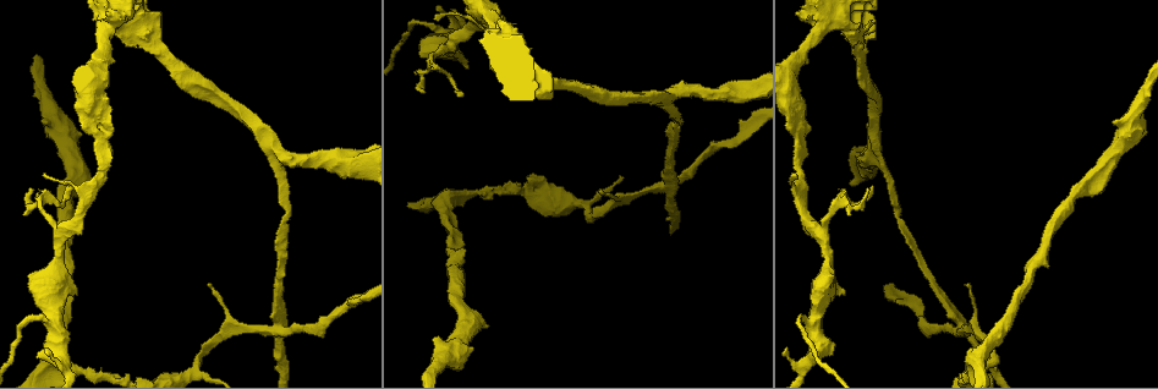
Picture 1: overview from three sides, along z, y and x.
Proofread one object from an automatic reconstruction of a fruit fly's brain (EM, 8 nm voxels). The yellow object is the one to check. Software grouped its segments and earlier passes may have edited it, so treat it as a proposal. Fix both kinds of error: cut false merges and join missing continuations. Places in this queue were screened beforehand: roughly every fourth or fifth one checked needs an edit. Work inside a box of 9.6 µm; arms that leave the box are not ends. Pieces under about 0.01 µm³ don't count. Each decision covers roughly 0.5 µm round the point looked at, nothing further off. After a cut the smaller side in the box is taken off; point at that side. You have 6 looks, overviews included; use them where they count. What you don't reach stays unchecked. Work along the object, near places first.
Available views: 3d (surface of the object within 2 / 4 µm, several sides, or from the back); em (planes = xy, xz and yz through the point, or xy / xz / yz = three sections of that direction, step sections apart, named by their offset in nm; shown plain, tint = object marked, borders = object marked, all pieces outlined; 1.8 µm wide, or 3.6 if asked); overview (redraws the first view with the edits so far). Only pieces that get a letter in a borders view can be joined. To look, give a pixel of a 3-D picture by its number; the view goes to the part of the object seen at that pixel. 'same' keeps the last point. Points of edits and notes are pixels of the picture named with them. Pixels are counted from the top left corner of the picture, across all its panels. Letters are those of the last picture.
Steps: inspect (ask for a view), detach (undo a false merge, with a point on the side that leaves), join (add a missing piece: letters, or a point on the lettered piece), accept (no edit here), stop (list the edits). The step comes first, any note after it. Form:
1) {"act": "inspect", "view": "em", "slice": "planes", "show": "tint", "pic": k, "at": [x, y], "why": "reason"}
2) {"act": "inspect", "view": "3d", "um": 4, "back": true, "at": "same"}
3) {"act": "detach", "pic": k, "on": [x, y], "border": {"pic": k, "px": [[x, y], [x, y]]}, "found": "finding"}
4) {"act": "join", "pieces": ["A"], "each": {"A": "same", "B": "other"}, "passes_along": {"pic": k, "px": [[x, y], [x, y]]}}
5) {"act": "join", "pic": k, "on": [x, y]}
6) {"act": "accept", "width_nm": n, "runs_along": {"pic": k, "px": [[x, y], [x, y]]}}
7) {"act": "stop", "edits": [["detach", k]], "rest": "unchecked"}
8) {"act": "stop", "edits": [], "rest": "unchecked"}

{"act": "inspect", "view": "3d", "um": 4, "pic": 1, "at": [667, 100], "why": "branch point"}

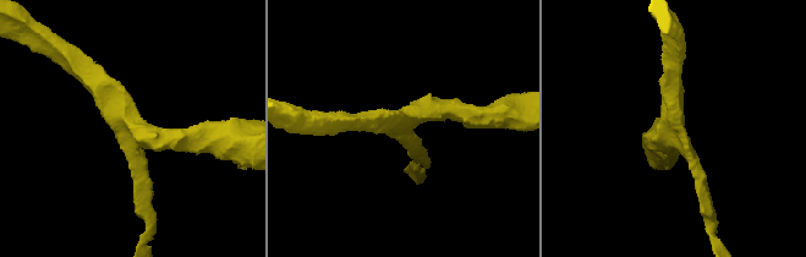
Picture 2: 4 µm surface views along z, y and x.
{"act": "inspect", "view": "em", "slice": "yz", "step": 16, "show": "borders", "pic": 2, "at": [129, 127], "arms": 3, "arm_widths_nm": [180, 280, 300], "why": "need the tissue"}

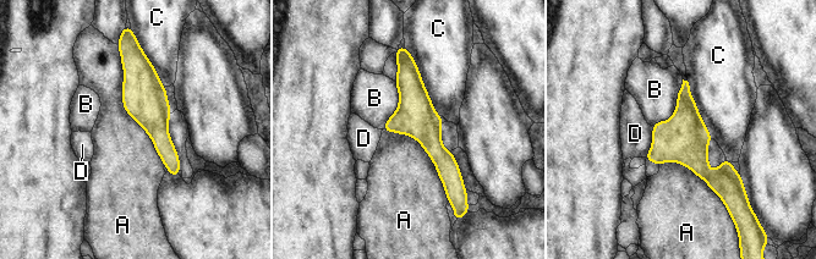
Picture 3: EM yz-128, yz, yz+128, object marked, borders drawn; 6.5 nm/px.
{"act": "inspect", "view": "em", "slice": "planes", "show": "borders", "at": "same"}

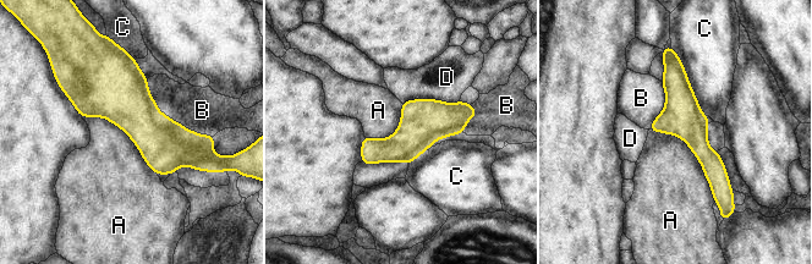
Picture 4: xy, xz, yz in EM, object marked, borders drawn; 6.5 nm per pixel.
{"act": "accept", "width_nm": 280, "each": {"A": "other", "B": "other", "C": "other", "D": "other"}, "border": {"pic": 4, "px": [[648, 130], [686, 144], [714, 202]]}, "found": "one cell here"}

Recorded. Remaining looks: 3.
{"act": "inspect", "view": "em", "slice": "planes", "show": "borders", "pic": 1, "at": [960, 327], "why": "four-way junction"}

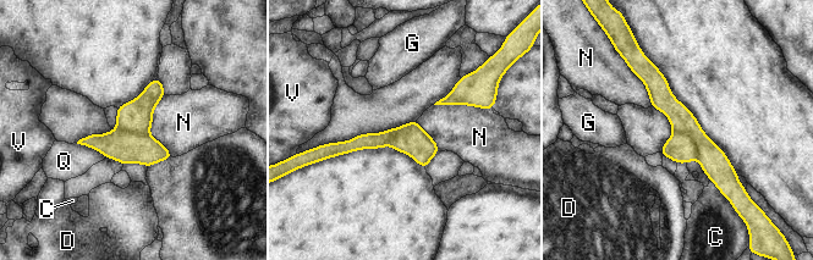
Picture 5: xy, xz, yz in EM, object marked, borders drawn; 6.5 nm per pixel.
{"act": "detach", "pic": 5, "on": [680, 148], "each": {"C": "other", "D": "other", "G": "other", "N": "other", "Q": "other", "V": "other"}, "part_leaving": {"pic": 5, "px": [[83, 142], [141, 148], [168, 155]]}, "found": "a second cell is stuck on"}

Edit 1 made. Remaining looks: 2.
{"act": "stop", "edits": [["detach", 5]], "rest": "unchecked"}

